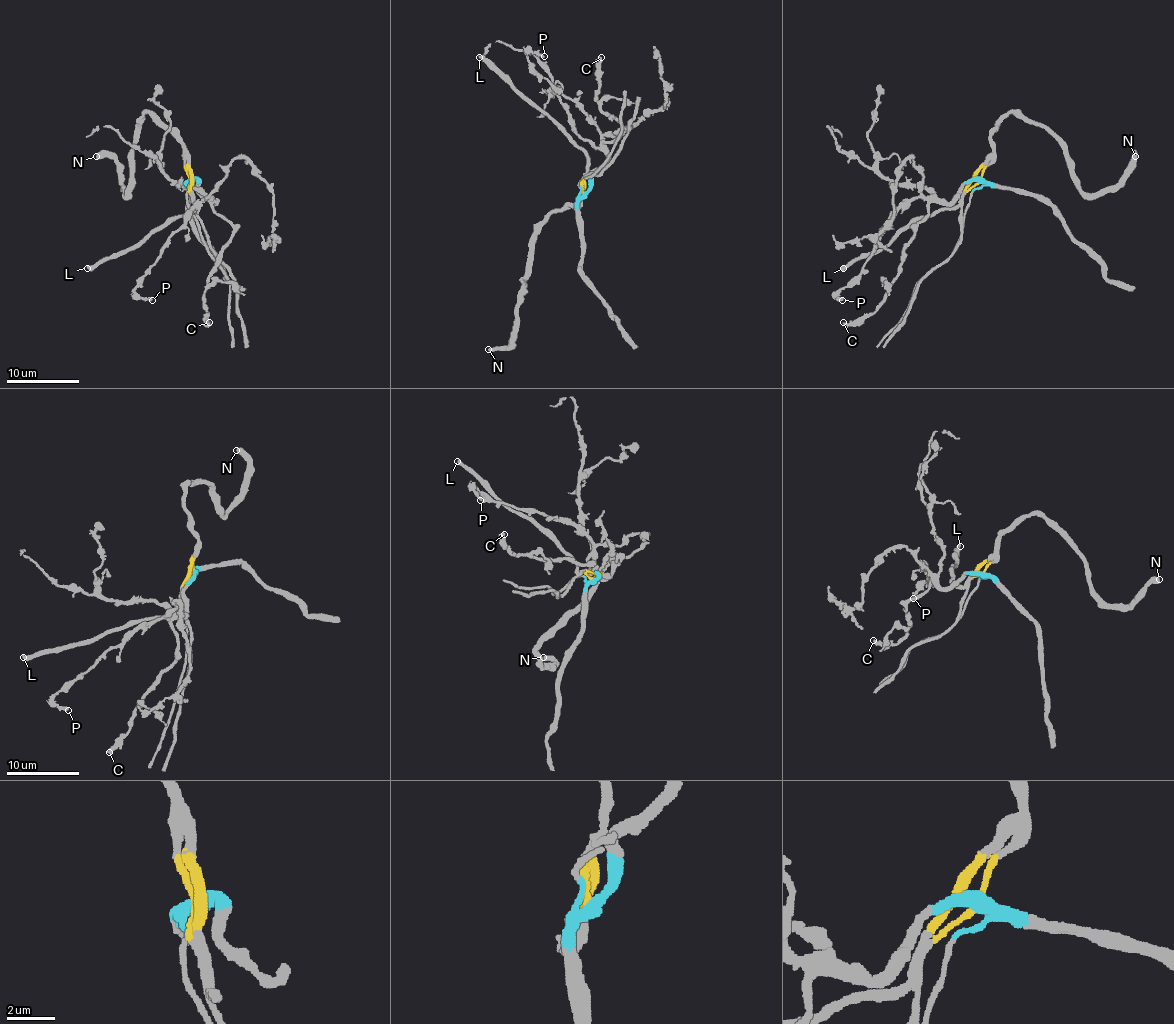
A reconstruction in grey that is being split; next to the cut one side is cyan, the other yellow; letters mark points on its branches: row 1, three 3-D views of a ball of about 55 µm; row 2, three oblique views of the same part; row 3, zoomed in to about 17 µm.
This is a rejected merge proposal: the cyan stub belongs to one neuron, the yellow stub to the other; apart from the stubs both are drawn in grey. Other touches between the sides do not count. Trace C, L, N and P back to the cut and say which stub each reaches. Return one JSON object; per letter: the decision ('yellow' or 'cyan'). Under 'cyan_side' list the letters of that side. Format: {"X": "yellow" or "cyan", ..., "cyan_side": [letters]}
{"C": "cyan", "L": "yellow", "N": "yellow", "P": "cyan", "cyan_side": ["C", "P"]}

